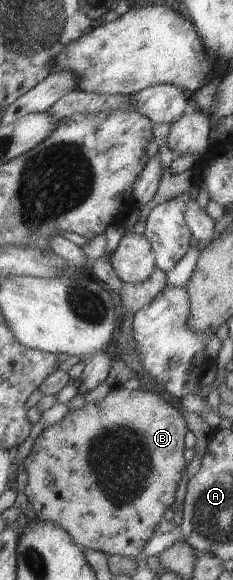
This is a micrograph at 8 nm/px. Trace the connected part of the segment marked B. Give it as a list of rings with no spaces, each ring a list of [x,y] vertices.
[[[114,386],[112,390],[98,404],[86,403],[77,410],[68,411],[68,414],[54,426],[45,428],[38,436],[32,446],[32,452],[21,462],[28,472],[28,483],[23,493],[28,497],[29,503],[36,516],[44,522],[52,522],[66,530],[72,536],[72,542],[84,548],[93,548],[107,554],[120,554],[120,556],[131,556],[136,558],[144,550],[146,542],[150,540],[156,526],[164,516],[164,512],[174,504],[174,496],[178,490],[178,484],[184,472],[186,460],[184,459],[184,436],[188,432],[186,420],[175,404],[166,402],[154,391],[126,390],[122,386]]]

